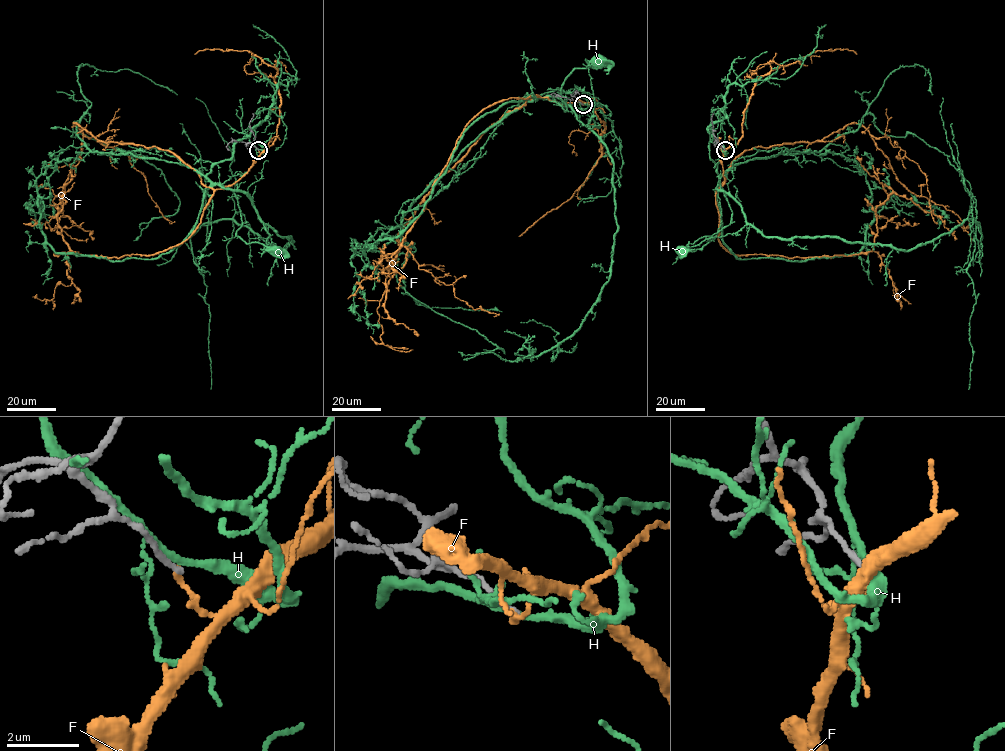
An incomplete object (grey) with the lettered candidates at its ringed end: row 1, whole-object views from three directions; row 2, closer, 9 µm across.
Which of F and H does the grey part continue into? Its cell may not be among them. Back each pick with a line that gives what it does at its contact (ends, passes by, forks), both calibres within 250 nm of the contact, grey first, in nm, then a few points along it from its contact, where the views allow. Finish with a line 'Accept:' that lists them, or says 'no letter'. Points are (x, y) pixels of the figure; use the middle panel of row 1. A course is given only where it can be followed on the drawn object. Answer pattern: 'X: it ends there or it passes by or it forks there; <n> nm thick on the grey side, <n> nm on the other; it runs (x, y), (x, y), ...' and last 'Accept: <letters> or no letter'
Accept: no letter

